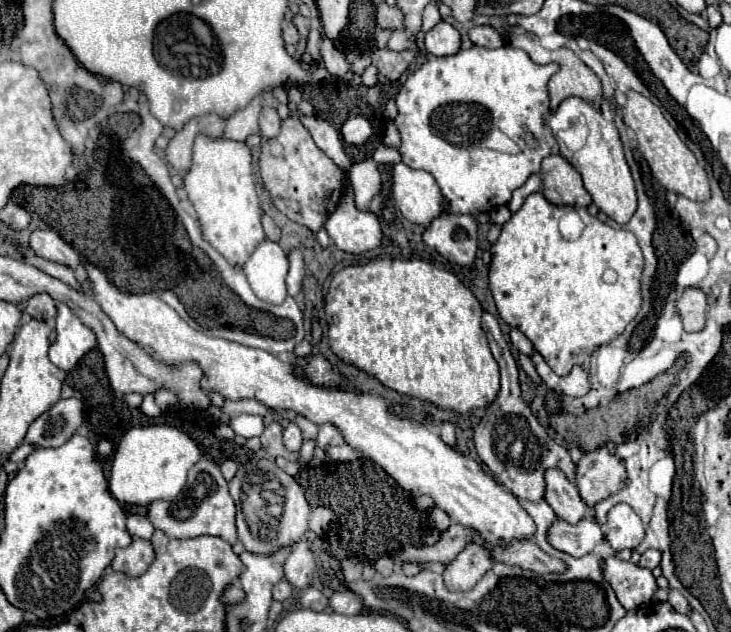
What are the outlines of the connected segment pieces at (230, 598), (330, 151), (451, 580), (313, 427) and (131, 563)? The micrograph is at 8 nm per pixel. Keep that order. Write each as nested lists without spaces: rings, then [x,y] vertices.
[[[233,580],[221,594],[221,602],[223,604],[233,604],[233,602],[241,602],[241,598],[245,598],[245,592],[241,590],[241,584],[237,580]]]
[[[299,116],[299,120],[307,126],[307,130],[311,132],[315,144],[337,164],[345,170],[345,176],[349,176],[349,168],[351,168],[351,160],[347,158],[345,150],[343,150],[343,138],[341,134],[331,126],[327,124],[325,120],[321,118],[315,118],[315,116]]]
[[[469,544],[451,564],[443,570],[445,588],[451,592],[471,590],[487,570],[491,570],[493,562],[489,562],[489,554],[481,550],[481,546]]]
[[[297,416],[297,418],[295,418],[295,424],[301,428],[301,432],[303,432],[303,438],[305,438],[305,440],[315,440],[315,438],[317,438],[319,426],[317,426],[317,424],[313,424],[311,420],[307,420],[305,416]]]
[[[135,538],[131,546],[117,550],[111,568],[115,572],[123,572],[123,574],[135,578],[135,576],[141,576],[151,566],[153,556],[155,556],[155,552],[153,552],[151,542]]]

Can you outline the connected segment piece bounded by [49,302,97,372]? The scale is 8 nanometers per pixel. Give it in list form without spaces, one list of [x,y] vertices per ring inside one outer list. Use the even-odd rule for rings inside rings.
[[[57,304],[57,326],[55,342],[49,346],[49,360],[69,372],[75,364],[97,346],[95,334],[69,310],[65,304]]]

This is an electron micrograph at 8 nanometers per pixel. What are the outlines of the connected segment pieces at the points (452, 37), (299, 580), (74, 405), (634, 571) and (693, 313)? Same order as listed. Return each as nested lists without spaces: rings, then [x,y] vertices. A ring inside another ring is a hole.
[[[441,20],[439,24],[435,24],[427,34],[425,34],[425,48],[427,52],[431,52],[433,56],[449,56],[459,52],[461,46],[461,34],[455,26],[451,26],[449,22]]]
[[[303,540],[297,542],[297,546],[293,546],[291,554],[287,556],[285,562],[285,578],[289,578],[289,582],[295,588],[307,588],[315,570],[315,554],[311,552],[311,542]]]
[[[81,398],[59,400],[57,406],[53,406],[49,412],[45,412],[29,426],[25,442],[37,448],[63,446],[75,434],[81,422],[83,422]]]
[[[615,556],[605,560],[605,580],[611,584],[625,610],[637,610],[651,604],[653,592],[657,590],[651,570],[639,568],[633,562],[617,560]]]
[[[689,288],[677,298],[677,312],[683,320],[685,332],[699,332],[705,326],[705,306],[707,298],[703,290]]]

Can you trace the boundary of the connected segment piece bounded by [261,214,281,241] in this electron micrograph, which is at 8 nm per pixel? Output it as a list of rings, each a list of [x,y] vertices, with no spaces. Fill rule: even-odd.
[[[265,214],[262,216],[262,226],[265,232],[265,235],[268,239],[277,241],[280,239],[281,230],[278,226],[272,221],[271,218],[268,218]]]

